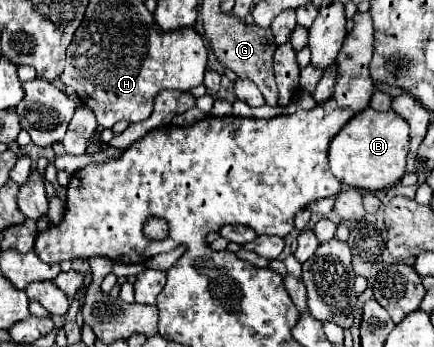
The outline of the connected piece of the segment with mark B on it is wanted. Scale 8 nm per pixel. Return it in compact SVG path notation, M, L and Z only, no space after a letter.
M373 108L363 110L351 118L343 130L331 140L329 166L333 176L349 188L365 192L377 192L393 186L405 176L409 154L409 124L401 120L393 110L375 112Z

